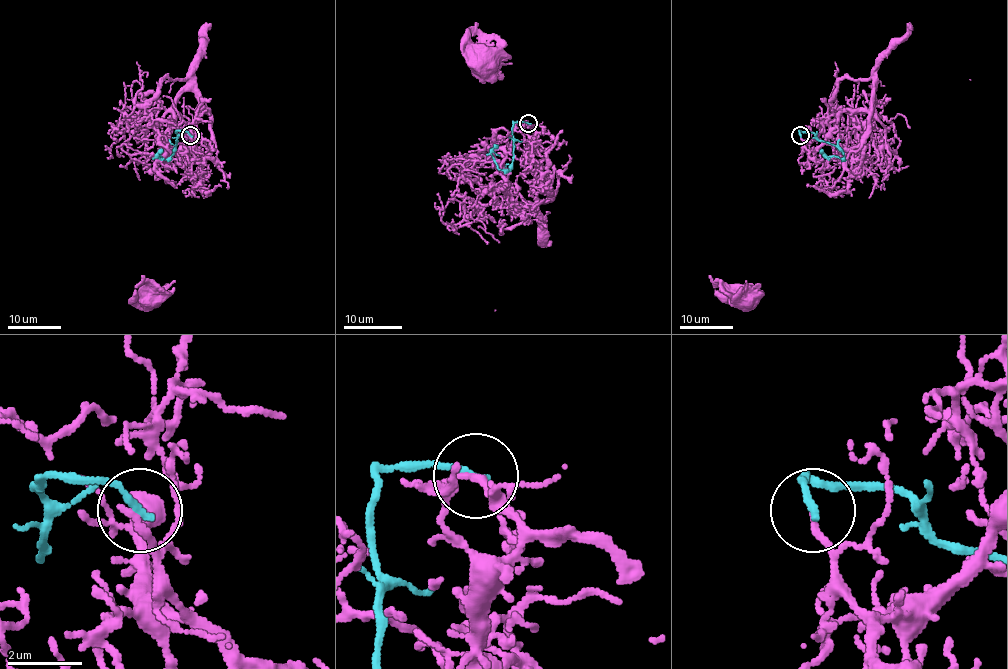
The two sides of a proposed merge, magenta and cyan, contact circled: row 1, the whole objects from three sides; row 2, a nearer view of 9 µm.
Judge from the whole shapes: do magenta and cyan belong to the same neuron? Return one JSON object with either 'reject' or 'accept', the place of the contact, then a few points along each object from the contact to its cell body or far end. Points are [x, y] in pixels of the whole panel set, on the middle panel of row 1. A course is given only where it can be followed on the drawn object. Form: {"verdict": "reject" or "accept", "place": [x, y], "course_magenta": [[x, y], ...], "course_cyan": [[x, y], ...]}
{"verdict": "reject", "place": [528, 123], "course_magenta": [[529, 124], [524, 172], [551, 173], [551, 190], [483, 63]], "course_cyan": [[529, 124], [516, 122], [513, 126], [513, 165], [504, 171], [499, 169], [491, 153], [498, 146]]}

